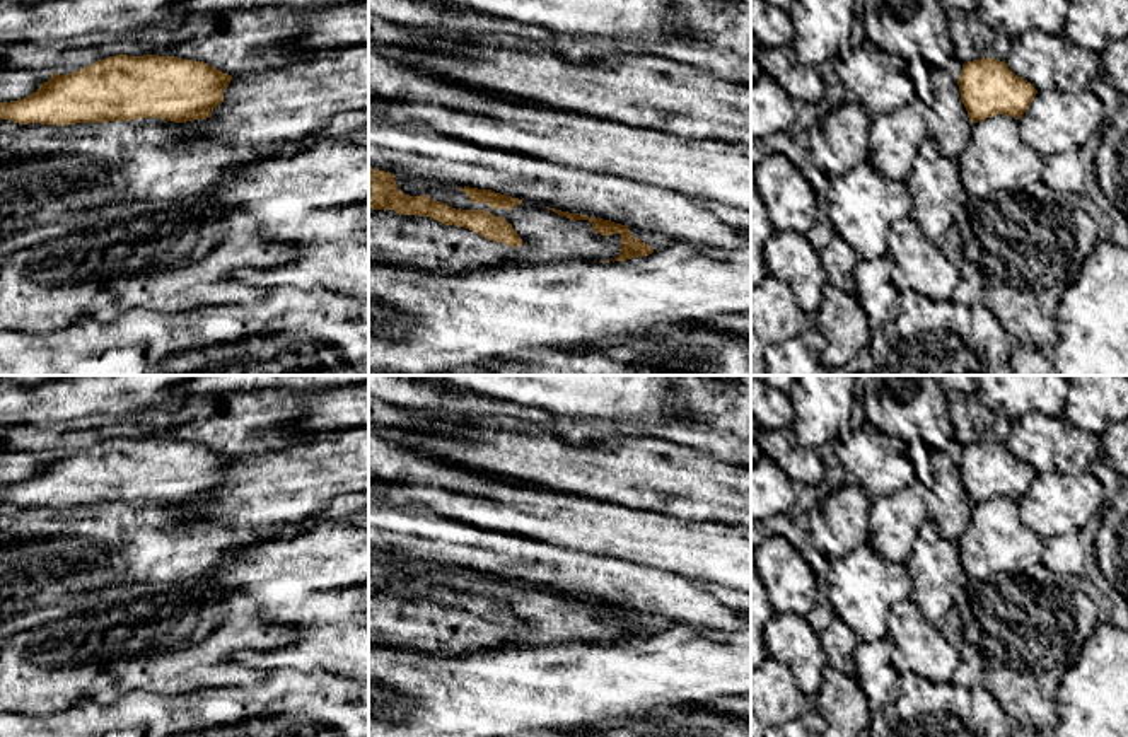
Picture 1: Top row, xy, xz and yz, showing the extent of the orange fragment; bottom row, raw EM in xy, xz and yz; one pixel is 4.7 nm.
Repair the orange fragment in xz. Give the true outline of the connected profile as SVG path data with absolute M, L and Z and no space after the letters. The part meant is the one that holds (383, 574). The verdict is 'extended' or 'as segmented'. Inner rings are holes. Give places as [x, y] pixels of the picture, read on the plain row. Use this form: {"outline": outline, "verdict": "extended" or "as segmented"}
{"outline": "M369 549L369 590L394 592L399 597L430 599L444 607L469 611L481 619L505 628L520 630L522 621L502 599L485 592L456 592L427 577L408 578L398 572L394 556Z", "verdict": "as segmented"}

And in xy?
{"outline": "M116 437L60 457L31 478L0 485L0 502L19 507L75 507L160 500L186 505L212 500L232 457L177 438Z", "verdict": "as segmented"}

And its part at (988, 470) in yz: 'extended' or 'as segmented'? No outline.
as segmented

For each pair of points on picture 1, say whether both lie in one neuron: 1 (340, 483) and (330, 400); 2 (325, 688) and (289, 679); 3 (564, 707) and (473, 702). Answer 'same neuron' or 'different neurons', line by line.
1: different neurons
2: same neuron
3: same neuron

